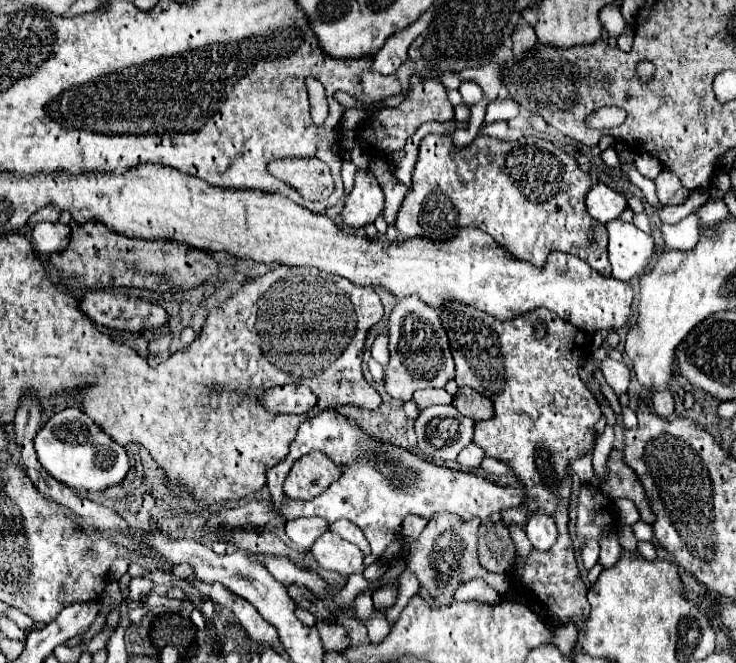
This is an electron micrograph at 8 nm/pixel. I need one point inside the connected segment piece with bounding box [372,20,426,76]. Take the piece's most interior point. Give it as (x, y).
(388, 59)

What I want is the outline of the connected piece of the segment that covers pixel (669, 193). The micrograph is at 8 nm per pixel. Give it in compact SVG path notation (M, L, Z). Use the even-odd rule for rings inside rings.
M666 170L660 172L654 184L656 184L660 204L684 204L690 196L690 190L686 190L680 184L678 176L674 176L672 172L666 172Z

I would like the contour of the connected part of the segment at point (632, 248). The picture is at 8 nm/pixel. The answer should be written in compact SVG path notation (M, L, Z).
M612 220L606 228L610 236L608 256L612 264L612 278L628 282L646 268L654 254L654 240L650 234L622 220Z

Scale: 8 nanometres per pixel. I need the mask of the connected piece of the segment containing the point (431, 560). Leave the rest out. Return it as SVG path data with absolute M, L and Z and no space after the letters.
M436 514L434 518L430 518L428 526L422 530L420 538L410 544L410 562L408 568L418 576L420 584L430 592L432 598L436 598L436 602L446 602L450 604L450 594L454 594L454 590L466 582L472 580L476 576L482 576L490 582L490 586L494 586L500 594L504 594L508 590L508 578L502 574L490 574L486 572L480 562L478 562L478 526L480 520L472 518L472 520L460 520L456 514Z

